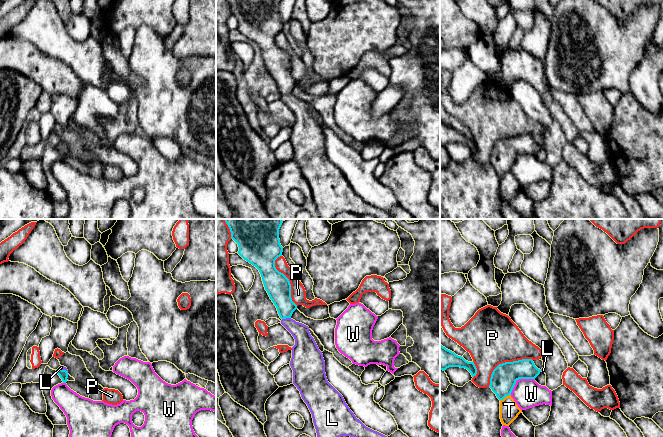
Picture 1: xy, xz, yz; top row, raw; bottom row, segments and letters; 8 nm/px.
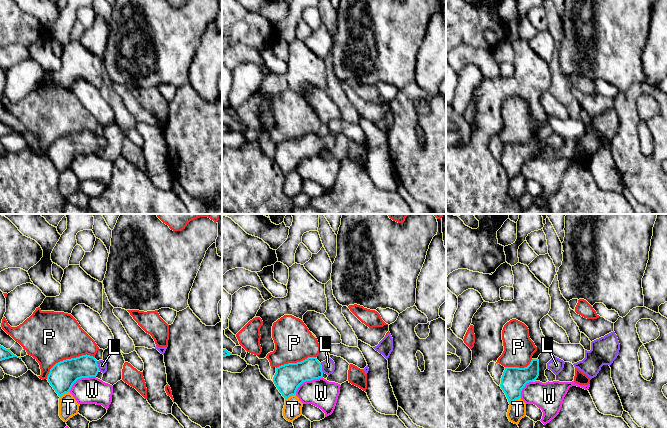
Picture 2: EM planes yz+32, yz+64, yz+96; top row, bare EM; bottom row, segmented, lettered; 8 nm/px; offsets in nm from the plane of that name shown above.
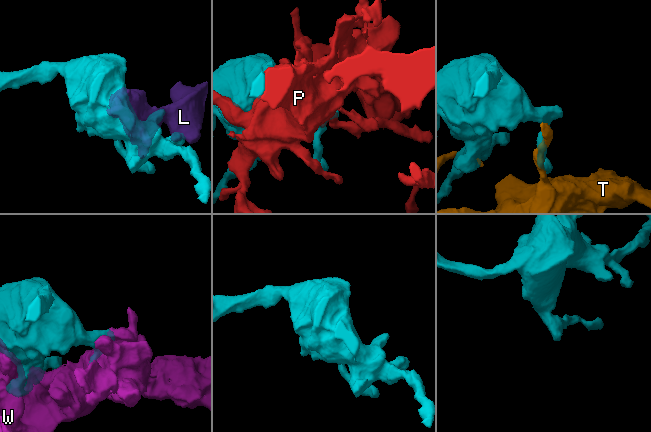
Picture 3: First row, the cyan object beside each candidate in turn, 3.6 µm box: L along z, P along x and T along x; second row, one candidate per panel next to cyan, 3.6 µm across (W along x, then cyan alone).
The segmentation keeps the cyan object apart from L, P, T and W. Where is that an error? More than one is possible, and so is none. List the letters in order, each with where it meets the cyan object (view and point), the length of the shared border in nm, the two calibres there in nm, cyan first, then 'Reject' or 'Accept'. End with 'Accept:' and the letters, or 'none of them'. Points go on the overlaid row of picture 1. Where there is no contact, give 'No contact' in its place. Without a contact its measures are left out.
L: Touches cyan at xz (286, 317). Shared border 70 nm. Thickness 200 nm (cyan) against 160 nm. Accept
P: Touches cyan at yz (505, 362). Shared border 420 nm. Thickness 200 nm (cyan) against 420 nm. Reject
T: Touches cyan at yz (505, 396). Shared border 110 nm. Thickness 200 nm (cyan) against 160 nm. Reject
W: Touches cyan at yz (518, 379). Shared border 240 nm. Thickness 200 nm (cyan) against 240 nm. Reject
Accept: L

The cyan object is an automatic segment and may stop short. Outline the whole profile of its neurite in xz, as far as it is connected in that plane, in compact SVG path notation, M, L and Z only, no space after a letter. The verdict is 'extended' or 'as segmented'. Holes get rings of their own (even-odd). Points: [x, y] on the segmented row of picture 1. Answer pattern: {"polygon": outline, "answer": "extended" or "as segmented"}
{"polygon": "M224 219L233 239L239 247L238 254L255 266L270 299L277 308L281 324L292 334L295 345L292 347L290 366L293 370L293 384L300 391L301 397L307 404L313 418L317 437L387 437L366 427L346 404L343 396L328 382L325 373L325 361L309 327L291 318L297 305L291 298L289 279L275 267L275 260L282 256L283 247L280 244L279 229L282 219Z", "answer": "extended"}

